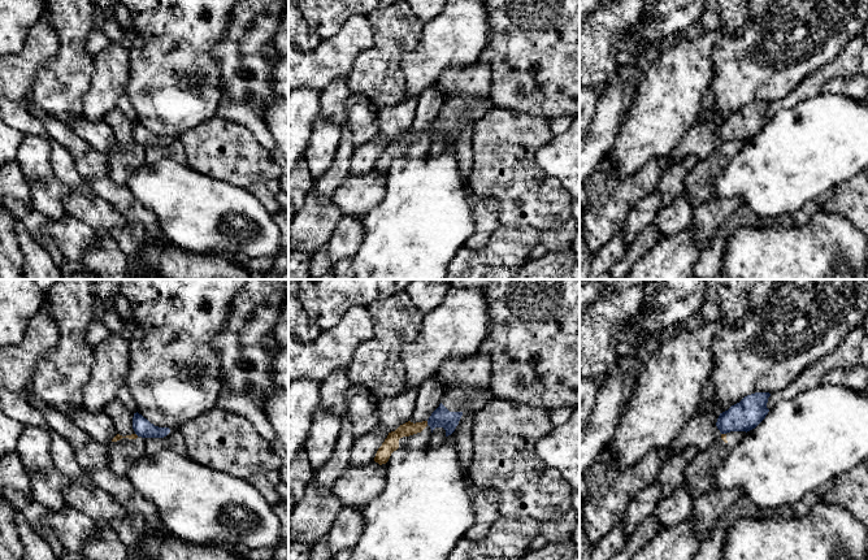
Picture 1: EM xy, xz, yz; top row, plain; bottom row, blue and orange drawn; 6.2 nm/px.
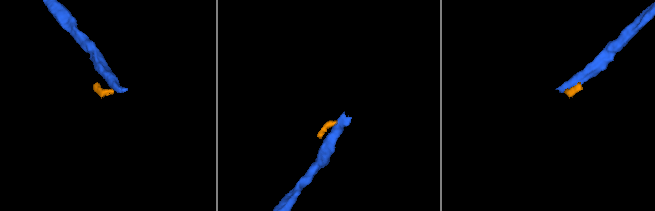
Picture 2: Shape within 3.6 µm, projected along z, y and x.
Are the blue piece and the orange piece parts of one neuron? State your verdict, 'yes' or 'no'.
no

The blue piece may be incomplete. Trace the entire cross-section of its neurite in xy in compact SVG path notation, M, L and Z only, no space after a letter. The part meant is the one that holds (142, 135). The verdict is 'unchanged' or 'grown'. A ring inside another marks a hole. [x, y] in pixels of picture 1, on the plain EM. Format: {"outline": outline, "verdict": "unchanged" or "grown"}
{"outline": "M138 121L133 126L133 138L142 147L164 147L170 142L169 136L155 135Z", "verdict": "unchanged"}

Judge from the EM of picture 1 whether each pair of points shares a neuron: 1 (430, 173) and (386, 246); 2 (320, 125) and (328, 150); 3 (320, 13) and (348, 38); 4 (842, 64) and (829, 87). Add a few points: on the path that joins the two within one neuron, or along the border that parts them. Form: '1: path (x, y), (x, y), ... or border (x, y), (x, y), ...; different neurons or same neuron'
1: path (430, 191), (428, 204), (404, 228); same neuron
2: path (324, 131), (324, 143); same neuron
3: border (367, 14), (352, 14), (331, 38), (322, 40); different neurons
4: border (843, 77), (830, 79), (820, 91); different neurons

